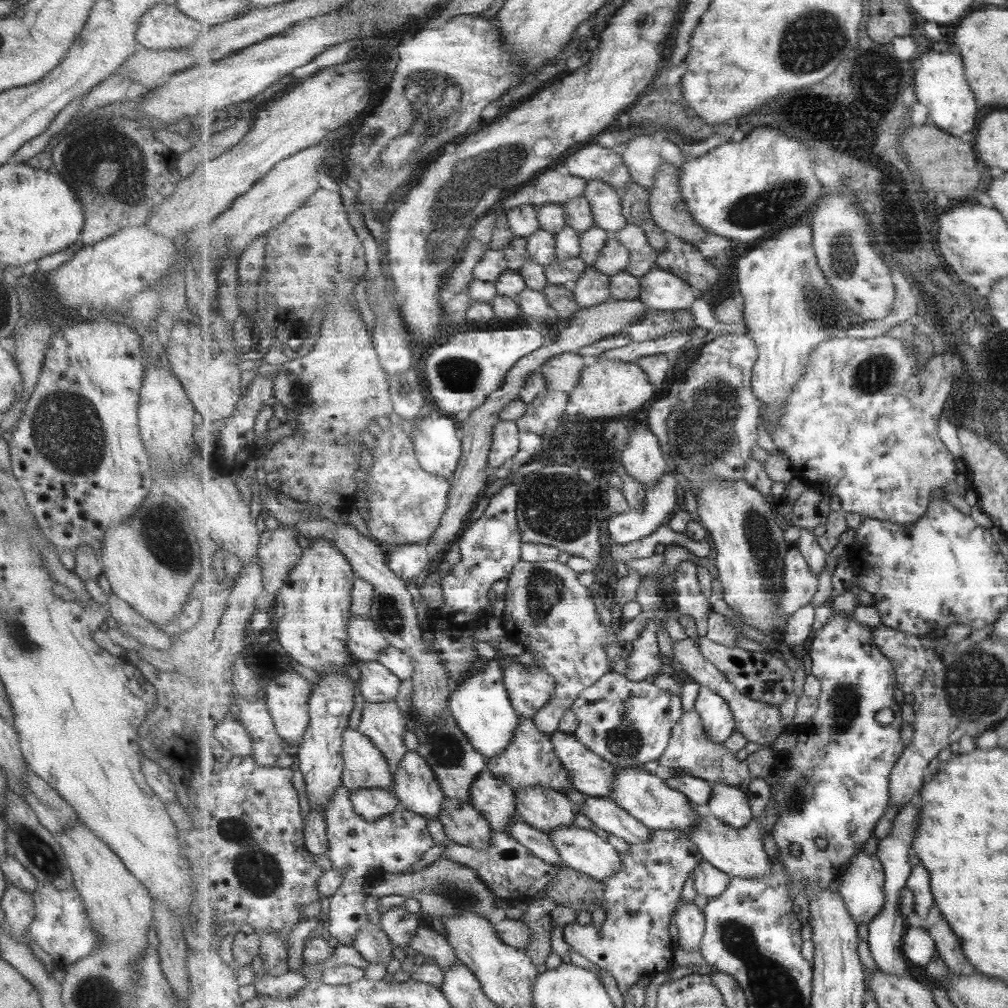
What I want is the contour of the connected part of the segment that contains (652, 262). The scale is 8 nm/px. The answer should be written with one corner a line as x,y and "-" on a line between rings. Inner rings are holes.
628,224
613,236
617,236
631,251
631,265
627,267
627,273
641,279
657,267
657,258
660,254
651,246
643,228
636,224

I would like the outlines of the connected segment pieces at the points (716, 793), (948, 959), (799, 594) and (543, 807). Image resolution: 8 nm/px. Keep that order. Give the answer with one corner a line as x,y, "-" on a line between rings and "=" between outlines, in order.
723,783
712,784
713,794
706,809
725,824
735,828
745,828
754,819
747,793
739,786
=
941,918
933,927
927,929
929,934
936,940
938,952
942,959
948,964
948,967
954,974
961,976
965,974
965,968
969,964
969,960
963,954
961,942
957,940
955,932
943,918
=
791,546
790,551
787,553
785,576
785,595
781,597
781,601
777,605
777,614
779,614
781,620
787,621
787,619
791,619
791,615
797,612
799,608
812,604
813,598
817,596
817,591
820,587
820,577
809,568
808,561
805,560
803,553
797,546
=
530,786
516,791
519,818
533,828
549,833
562,826
574,826
575,804
561,792
546,786

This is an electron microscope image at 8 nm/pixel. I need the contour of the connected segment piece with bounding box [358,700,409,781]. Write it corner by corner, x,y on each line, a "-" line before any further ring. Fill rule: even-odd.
390,700
389,702
382,702
381,704
373,704
372,702
368,702
367,707
362,709
362,721
359,724
359,732
362,732
368,738
371,738
371,741
381,750
381,753
384,754
385,758
388,760
389,766
391,768
392,773
394,774
394,781
395,781
395,774
399,770
401,762
405,758
405,755
409,753
409,748
405,746
405,732
407,732
407,720
405,720
405,716
401,713
401,708
399,705
395,703
394,700

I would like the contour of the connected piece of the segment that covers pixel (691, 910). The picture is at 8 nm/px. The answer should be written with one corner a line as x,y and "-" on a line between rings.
694,903
678,906
674,913
673,923
679,930
676,946
684,950
695,951
701,948
706,933
706,916
703,909

